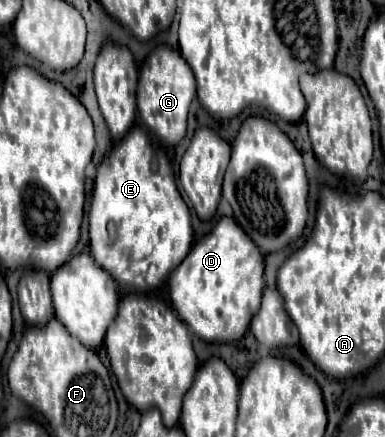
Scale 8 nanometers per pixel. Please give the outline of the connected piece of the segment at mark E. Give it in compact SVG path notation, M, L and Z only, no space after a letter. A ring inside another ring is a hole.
M133 128L97 168L89 210L89 250L93 260L123 288L147 294L167 282L169 274L189 254L191 240L193 232L189 208L177 190L173 168L165 152L143 128Z

